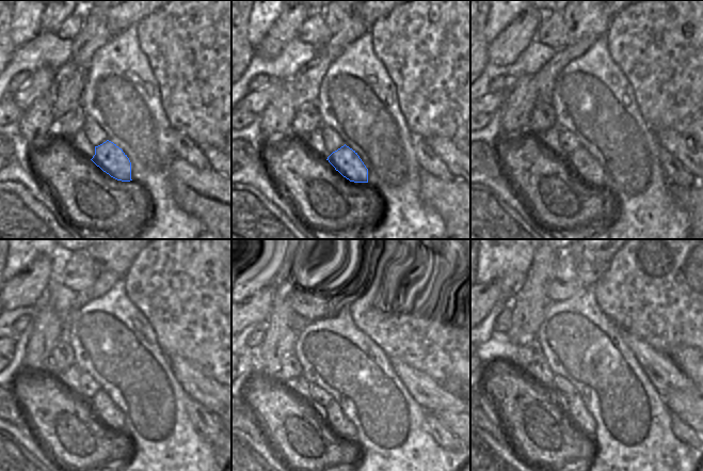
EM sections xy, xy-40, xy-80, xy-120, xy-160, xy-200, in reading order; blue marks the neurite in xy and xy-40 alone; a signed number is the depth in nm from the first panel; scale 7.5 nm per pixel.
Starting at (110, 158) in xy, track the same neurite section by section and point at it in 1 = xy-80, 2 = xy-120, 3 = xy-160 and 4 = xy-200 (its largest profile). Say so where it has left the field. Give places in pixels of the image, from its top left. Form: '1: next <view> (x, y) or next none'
1: next xy-80 (580, 161)
2: next xy-120 (102, 407)
3: next xy-160 (338, 420)
4: next xy-200 (576, 417)

